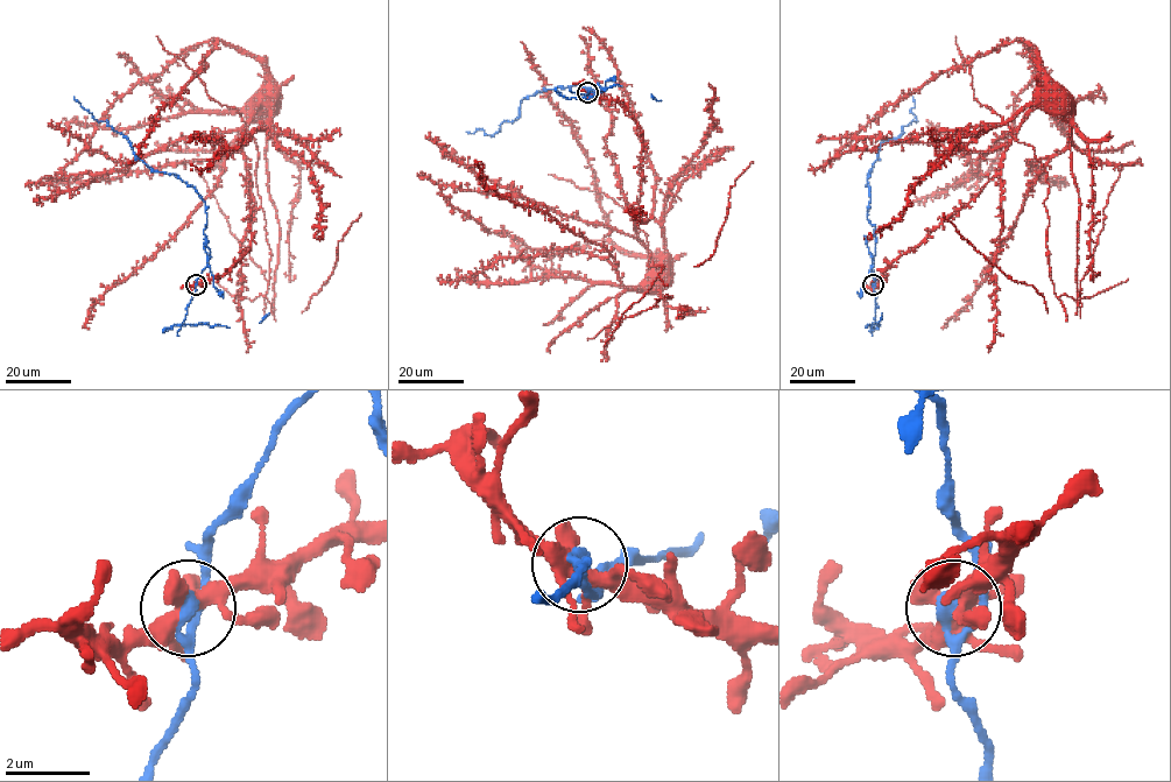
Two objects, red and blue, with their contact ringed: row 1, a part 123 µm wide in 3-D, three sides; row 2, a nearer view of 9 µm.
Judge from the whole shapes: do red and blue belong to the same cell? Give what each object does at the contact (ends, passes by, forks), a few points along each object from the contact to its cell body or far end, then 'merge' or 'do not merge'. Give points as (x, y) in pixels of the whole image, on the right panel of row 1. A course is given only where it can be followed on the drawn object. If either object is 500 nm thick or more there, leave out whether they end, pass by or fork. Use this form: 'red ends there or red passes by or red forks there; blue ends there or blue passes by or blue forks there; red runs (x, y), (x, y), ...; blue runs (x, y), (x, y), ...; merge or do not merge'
red forks there; blue passes by; red runs (873, 284), (896, 259), (961, 209), (994, 175), (1008, 141), (1041, 101), (1037, 87), (1039, 90); blue runs (873, 284), (875, 226), (867, 218), (868, 173), (880, 145), (917, 121), (911, 112), (912, 97); do not merge

